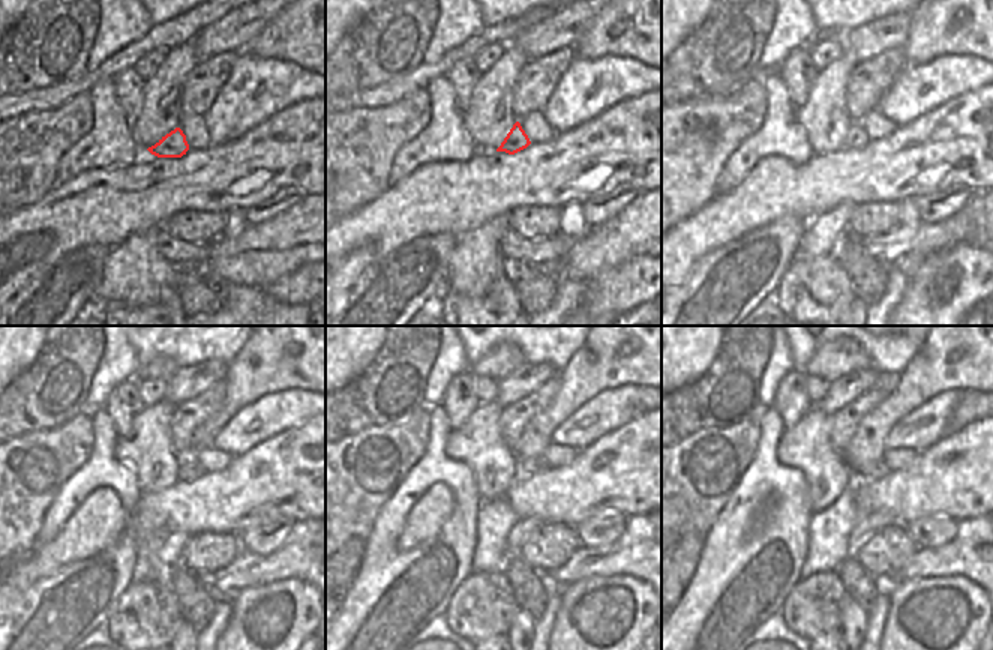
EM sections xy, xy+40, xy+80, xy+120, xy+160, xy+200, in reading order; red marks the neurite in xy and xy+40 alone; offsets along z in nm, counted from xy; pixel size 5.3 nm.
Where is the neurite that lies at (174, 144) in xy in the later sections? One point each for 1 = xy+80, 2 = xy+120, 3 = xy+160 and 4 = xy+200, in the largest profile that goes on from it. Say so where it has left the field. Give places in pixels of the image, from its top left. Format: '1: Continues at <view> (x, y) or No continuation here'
1: Continues at xy+80 (857, 137)
2: Continues at xy+120 (188, 470)
3: Continues at xy+160 (524, 469)
4: Continues at xy+200 (879, 469).

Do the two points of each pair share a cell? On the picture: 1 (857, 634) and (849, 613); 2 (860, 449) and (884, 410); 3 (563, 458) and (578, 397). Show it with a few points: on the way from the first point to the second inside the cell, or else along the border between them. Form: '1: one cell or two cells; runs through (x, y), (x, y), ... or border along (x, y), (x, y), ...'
1: one cell; runs through (854, 629), (852, 617)
2: one cell; runs through (870, 440), (879, 421)
3: two cells; border along (549, 442), (539, 460)

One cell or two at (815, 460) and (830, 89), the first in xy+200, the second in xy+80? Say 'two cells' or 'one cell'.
one cell

